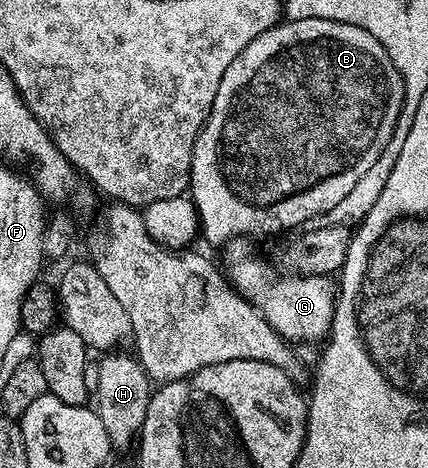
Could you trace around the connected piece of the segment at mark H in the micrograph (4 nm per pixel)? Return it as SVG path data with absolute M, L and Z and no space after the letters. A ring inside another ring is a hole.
M107 351L98 358L99 374L97 387L93 391L93 408L105 426L112 450L127 449L136 444L139 432L143 429L147 408L151 402L153 382L141 367L139 358L130 352Z

